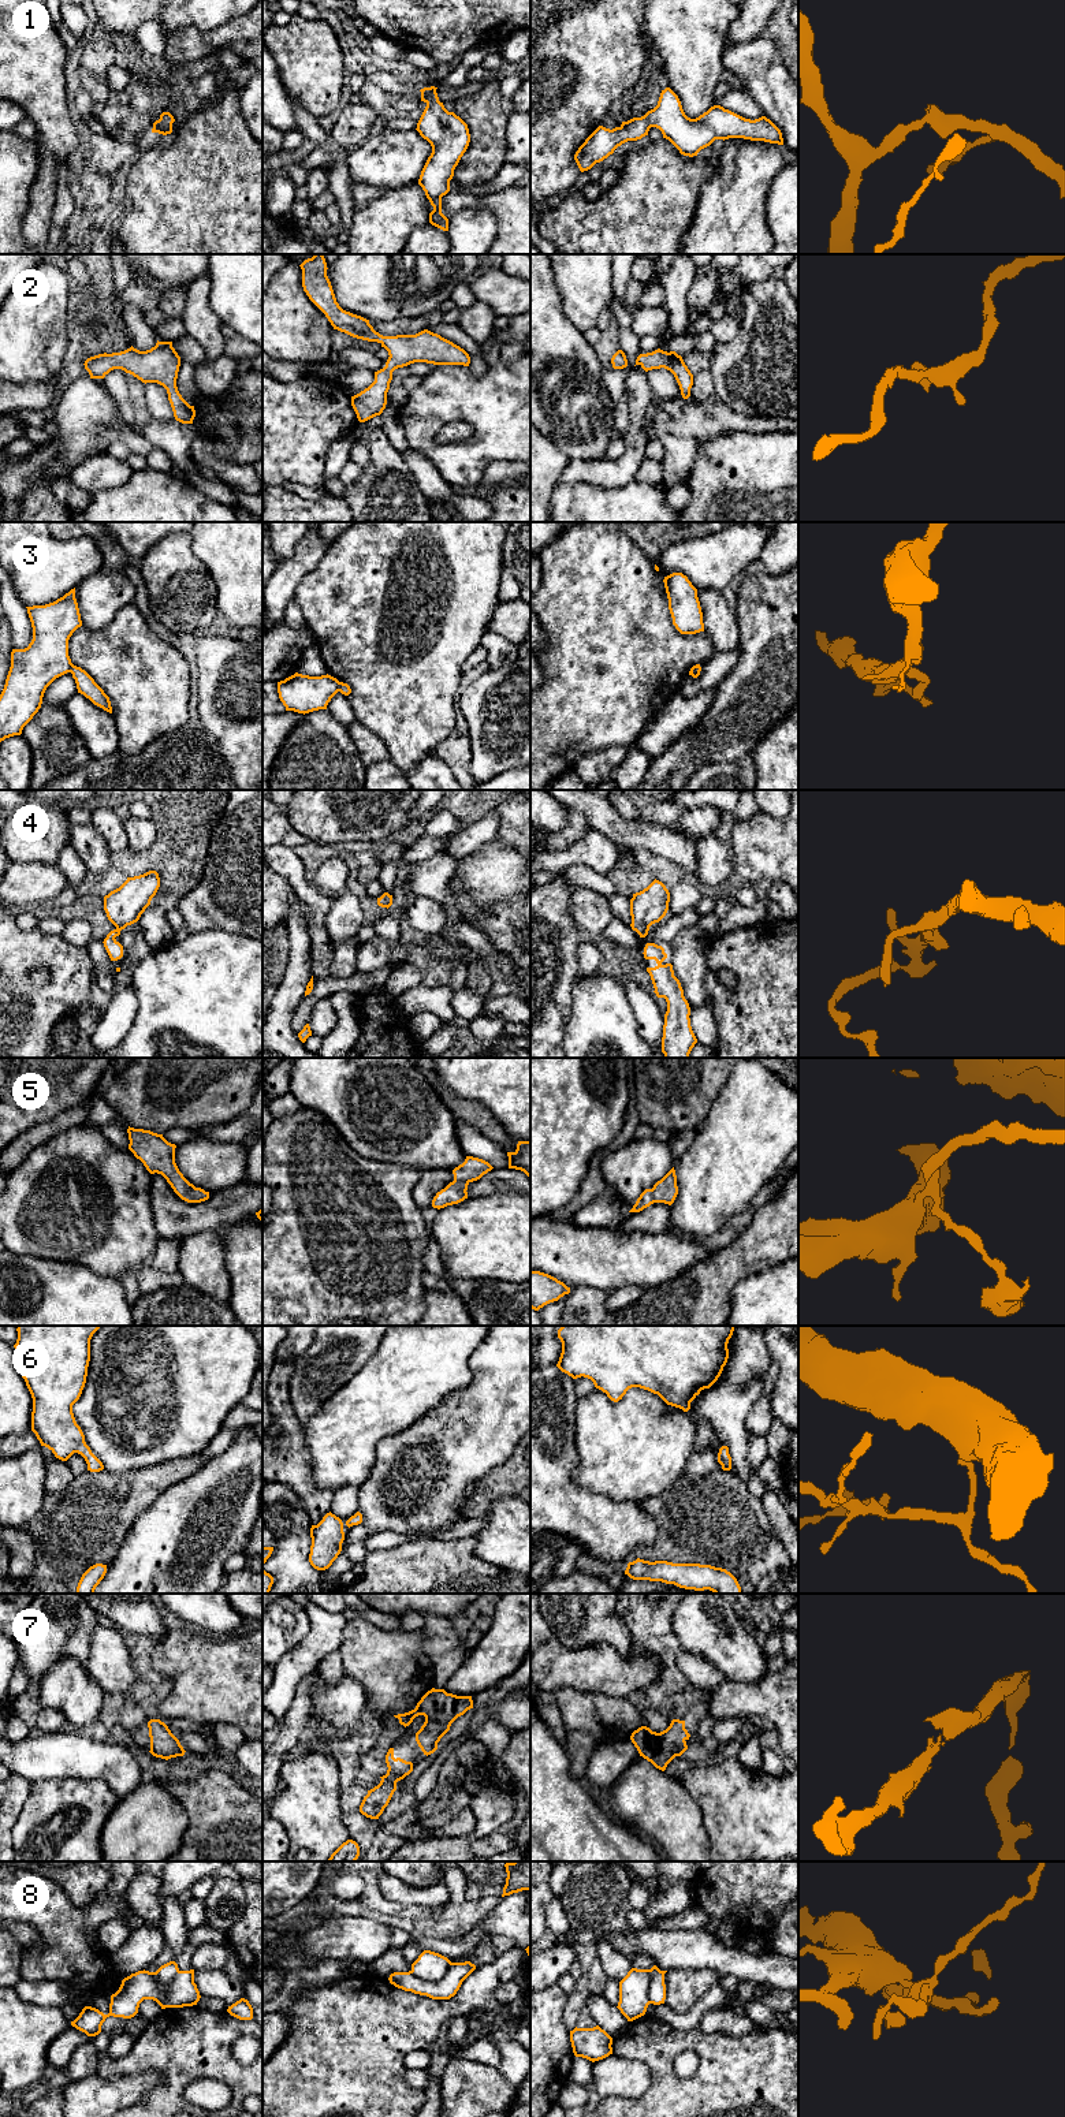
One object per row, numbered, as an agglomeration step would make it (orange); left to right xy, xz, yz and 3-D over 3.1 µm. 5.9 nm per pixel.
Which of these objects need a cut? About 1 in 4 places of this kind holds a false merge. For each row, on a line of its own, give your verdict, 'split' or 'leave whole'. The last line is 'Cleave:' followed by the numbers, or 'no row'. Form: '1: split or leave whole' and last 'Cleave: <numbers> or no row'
1: leave whole
2: leave whole
3: split
4: leave whole
5: leave whole
6: leave whole
7: leave whole
8: split
Cleave: 3, 8

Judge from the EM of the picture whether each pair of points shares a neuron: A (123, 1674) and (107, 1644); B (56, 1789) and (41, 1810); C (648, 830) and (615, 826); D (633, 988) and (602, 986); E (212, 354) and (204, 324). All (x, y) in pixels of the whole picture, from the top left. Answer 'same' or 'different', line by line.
A: same
B: same
C: same
D: different
E: same

